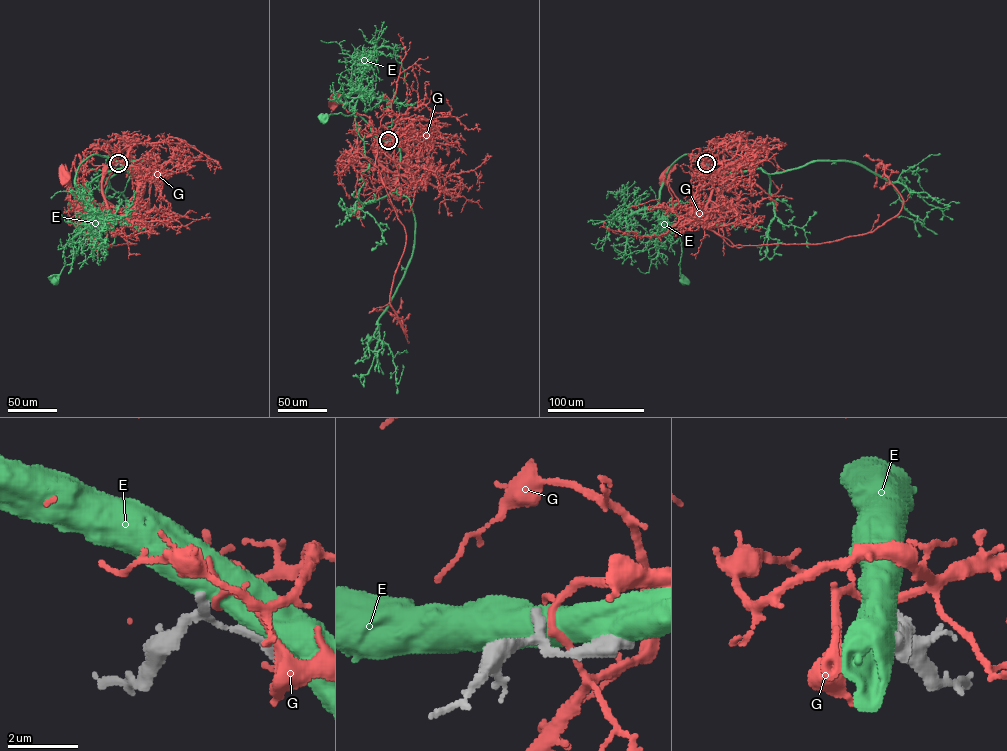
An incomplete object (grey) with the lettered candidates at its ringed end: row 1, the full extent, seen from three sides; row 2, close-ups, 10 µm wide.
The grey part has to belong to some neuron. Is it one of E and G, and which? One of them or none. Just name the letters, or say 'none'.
none

